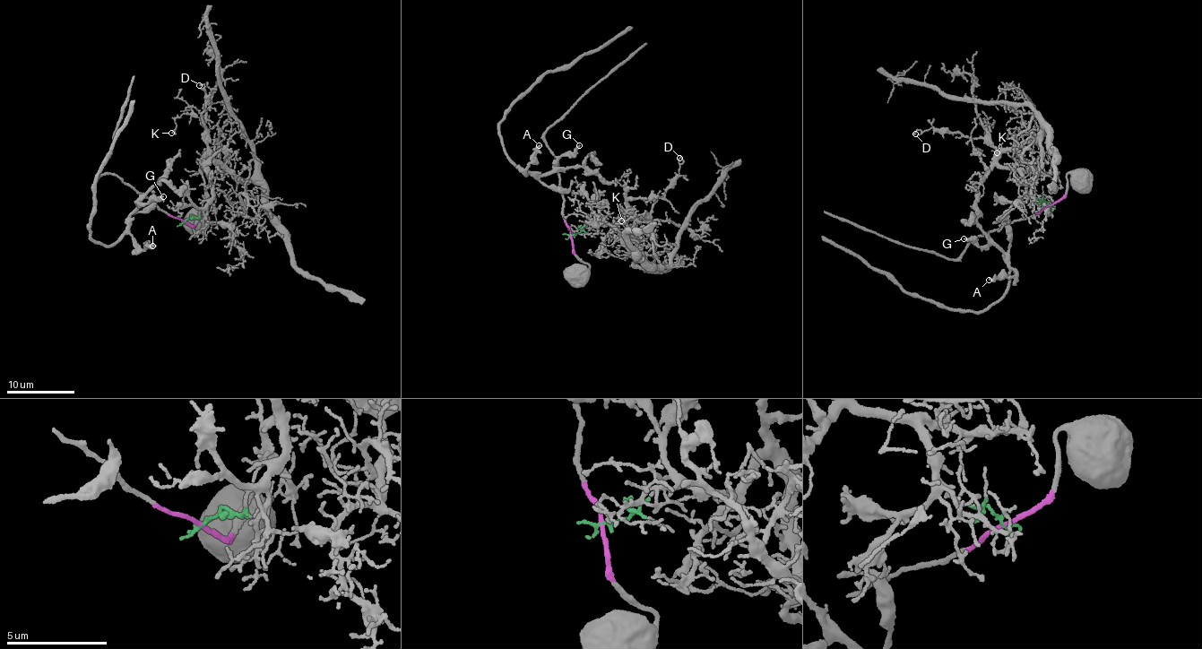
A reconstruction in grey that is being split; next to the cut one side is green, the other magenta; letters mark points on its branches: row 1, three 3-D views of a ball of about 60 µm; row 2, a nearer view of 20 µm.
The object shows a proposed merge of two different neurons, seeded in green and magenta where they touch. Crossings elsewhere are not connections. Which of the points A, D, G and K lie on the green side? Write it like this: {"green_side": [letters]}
{"green_side": ["D", "K"]}

